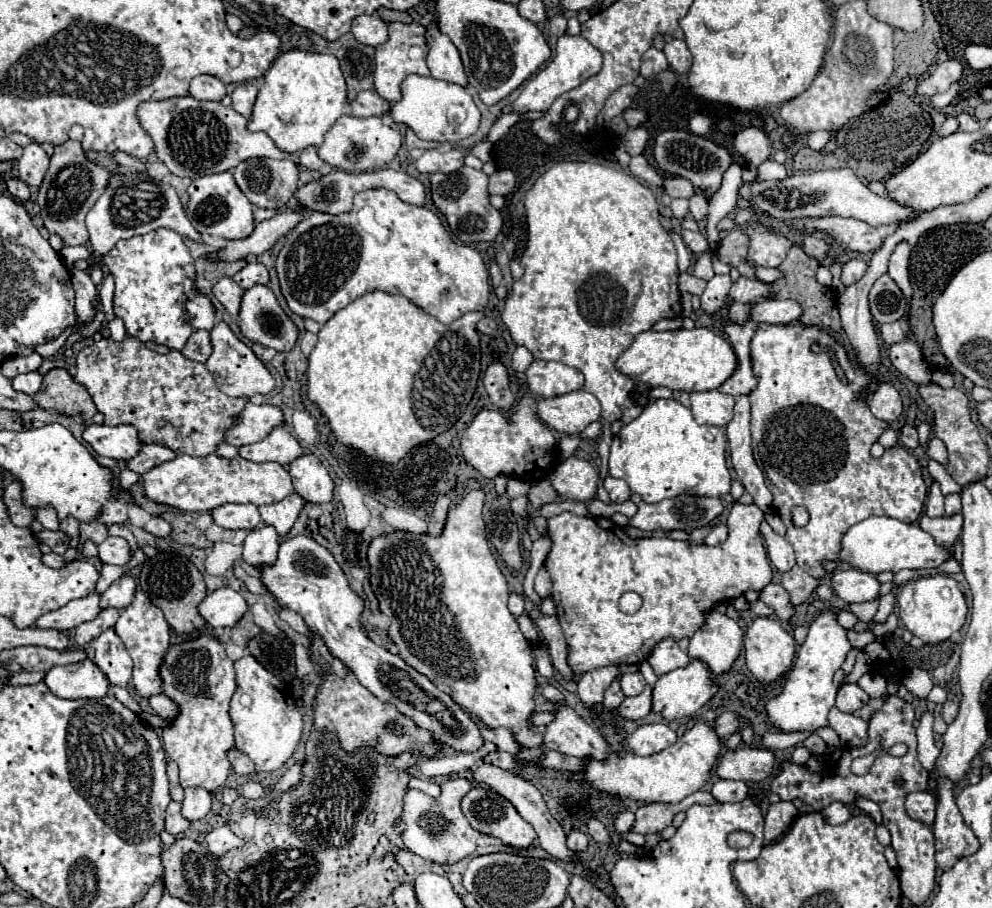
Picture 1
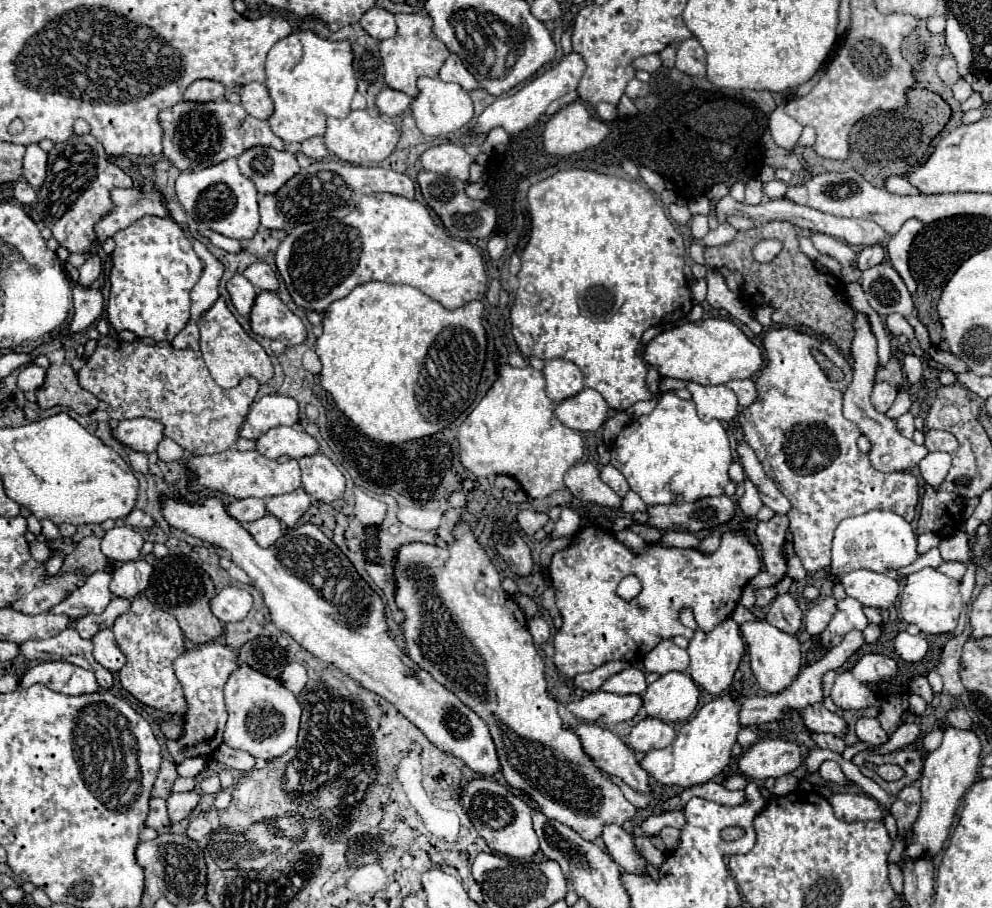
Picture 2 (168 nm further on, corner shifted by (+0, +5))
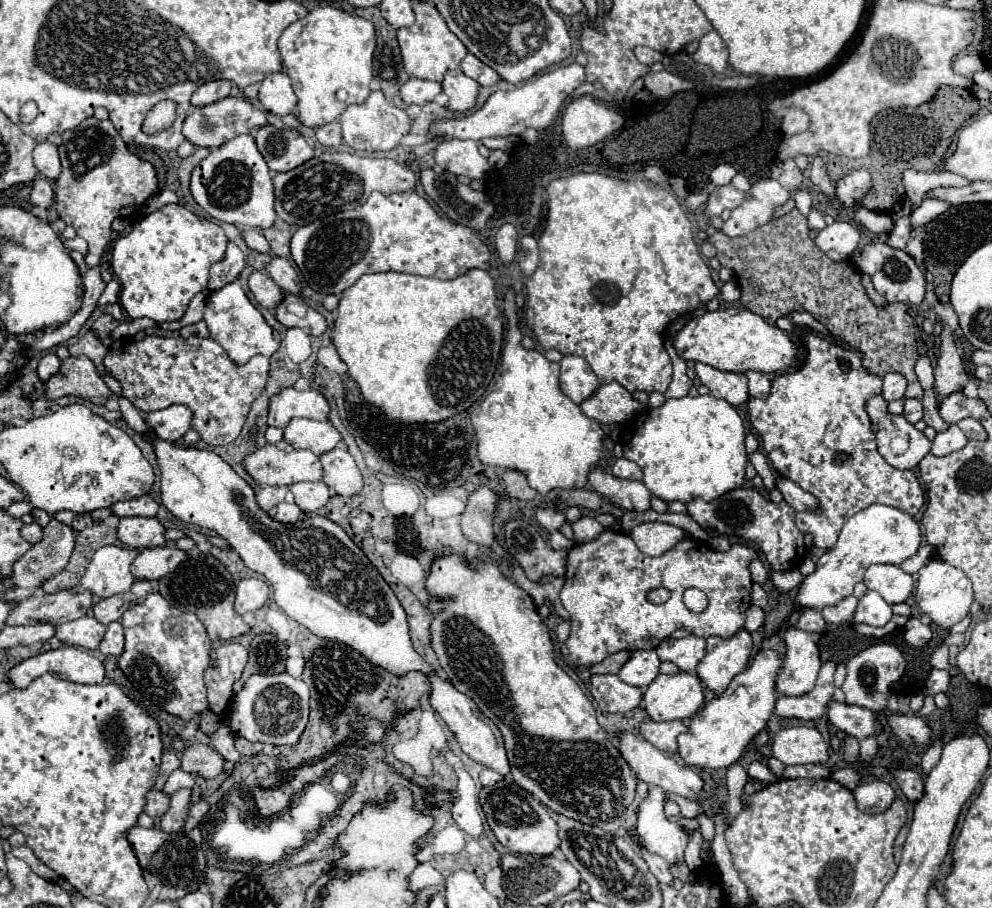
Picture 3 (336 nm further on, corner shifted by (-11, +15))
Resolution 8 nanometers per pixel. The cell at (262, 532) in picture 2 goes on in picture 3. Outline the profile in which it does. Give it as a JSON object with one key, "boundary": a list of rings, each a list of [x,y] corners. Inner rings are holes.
{"boundary":[[[280,502],[278,506],[274,506],[274,508],[268,510],[268,516],[274,518],[274,520],[278,520],[278,522],[284,522],[284,524],[294,524],[302,516],[302,510],[296,504]]]}

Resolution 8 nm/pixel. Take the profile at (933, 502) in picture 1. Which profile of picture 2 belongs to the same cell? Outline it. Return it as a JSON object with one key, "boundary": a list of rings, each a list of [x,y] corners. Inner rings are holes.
{"boundary":[[[929,452],[921,462],[919,462],[919,470],[921,476],[927,484],[931,484],[933,488],[941,486],[941,482],[947,476],[947,470],[951,466],[951,454],[949,452]]]}

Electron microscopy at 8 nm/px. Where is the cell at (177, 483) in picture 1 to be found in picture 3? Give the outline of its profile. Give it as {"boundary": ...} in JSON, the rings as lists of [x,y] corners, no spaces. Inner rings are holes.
{"boundary":[[[266,444],[244,458],[246,472],[262,486],[290,486],[304,480],[322,480],[318,456],[310,450],[280,450]]]}

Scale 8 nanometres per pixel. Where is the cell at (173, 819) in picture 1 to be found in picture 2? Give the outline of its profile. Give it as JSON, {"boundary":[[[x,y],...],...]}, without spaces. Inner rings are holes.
{"boundary":[[[151,798],[149,800],[149,814],[147,814],[145,826],[151,826],[155,830],[163,830],[167,824],[169,824],[167,802],[163,798]]]}

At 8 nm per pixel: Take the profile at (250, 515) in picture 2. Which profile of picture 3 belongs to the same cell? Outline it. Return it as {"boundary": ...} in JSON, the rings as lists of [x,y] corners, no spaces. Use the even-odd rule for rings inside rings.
{"boundary":[[[262,486],[258,492],[256,492],[256,502],[262,510],[270,510],[272,506],[280,504],[288,494],[288,488],[286,486]]]}

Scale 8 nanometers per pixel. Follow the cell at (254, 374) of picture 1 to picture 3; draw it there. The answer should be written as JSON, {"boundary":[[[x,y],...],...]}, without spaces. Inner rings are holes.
{"boundary":[[[232,282],[208,296],[204,320],[208,324],[210,338],[216,340],[226,350],[228,358],[234,364],[246,364],[256,354],[270,358],[280,348],[280,334],[266,324],[262,314],[254,308],[254,304],[248,300],[246,292],[238,282]]]}

